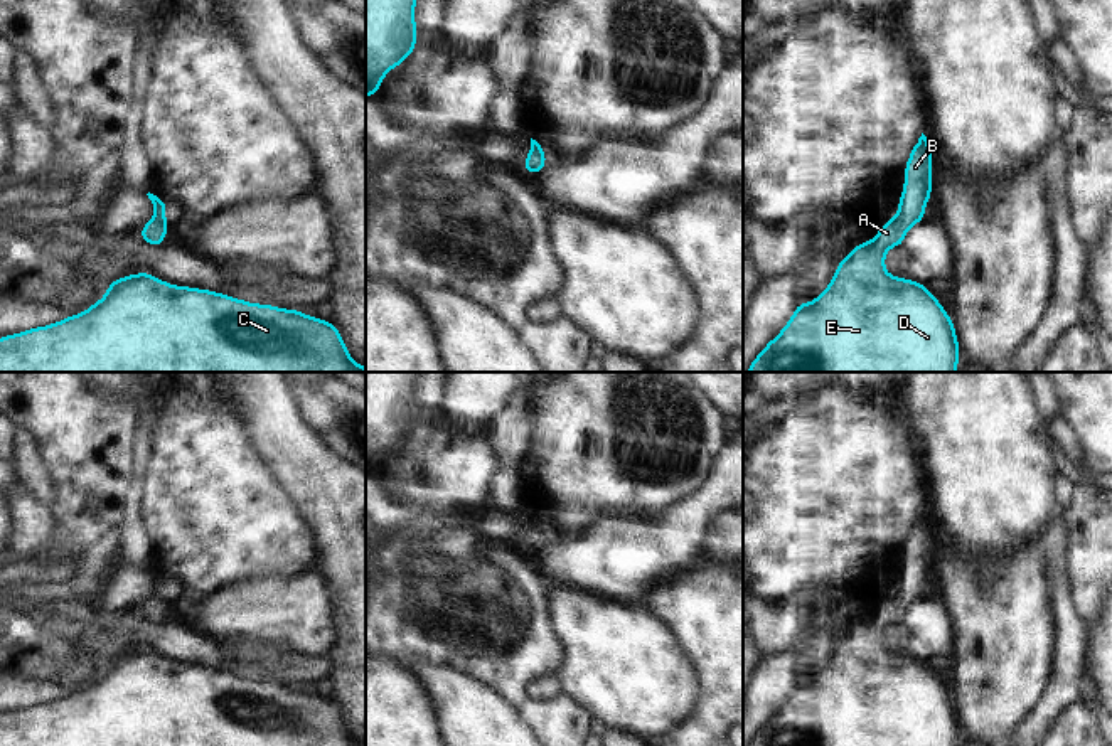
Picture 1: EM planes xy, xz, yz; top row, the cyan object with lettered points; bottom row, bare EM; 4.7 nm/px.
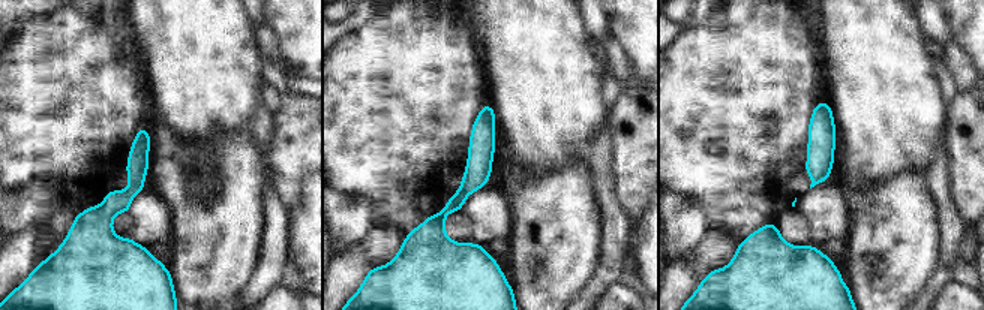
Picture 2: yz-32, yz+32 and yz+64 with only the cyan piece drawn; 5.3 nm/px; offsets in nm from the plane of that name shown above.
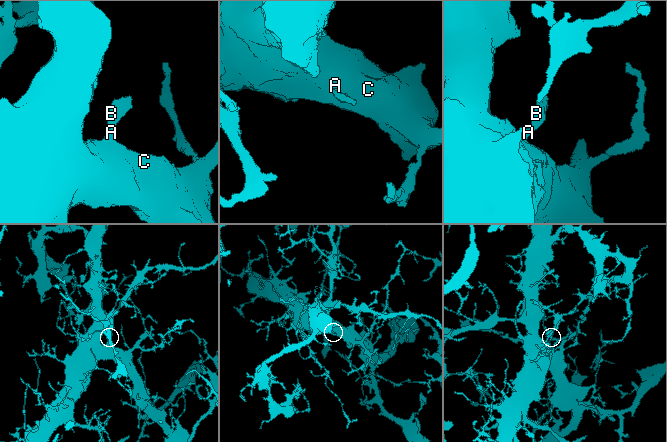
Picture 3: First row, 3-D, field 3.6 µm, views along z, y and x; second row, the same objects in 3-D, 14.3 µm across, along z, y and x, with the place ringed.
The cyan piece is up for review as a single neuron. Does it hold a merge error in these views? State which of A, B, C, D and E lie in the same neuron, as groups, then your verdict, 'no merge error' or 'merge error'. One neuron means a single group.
A B C D E | no merge error

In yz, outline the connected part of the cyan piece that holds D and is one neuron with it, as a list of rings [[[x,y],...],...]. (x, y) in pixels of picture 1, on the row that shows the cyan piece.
[[[922,133],[905,167],[898,216],[837,263],[824,293],[797,305],[790,322],[746,372],[955,372],[960,349],[949,313],[927,286],[885,271],[885,253],[903,246],[906,231],[925,219],[930,194],[932,147]]]

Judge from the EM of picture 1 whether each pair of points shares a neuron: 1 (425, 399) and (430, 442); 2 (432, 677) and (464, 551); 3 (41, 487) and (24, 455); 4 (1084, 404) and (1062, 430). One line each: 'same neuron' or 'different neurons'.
1: different neurons
2: different neurons
3: same neuron
4: different neurons

